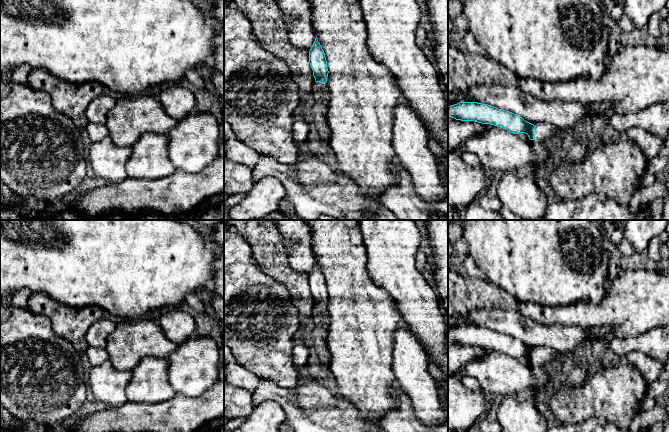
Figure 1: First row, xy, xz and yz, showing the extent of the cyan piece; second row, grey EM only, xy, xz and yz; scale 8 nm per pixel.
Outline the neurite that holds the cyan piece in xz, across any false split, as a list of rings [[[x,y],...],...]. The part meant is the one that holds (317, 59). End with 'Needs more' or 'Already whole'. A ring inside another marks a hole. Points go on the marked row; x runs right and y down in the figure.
[[[317,37],[309,51],[309,63],[313,70],[315,83],[312,87],[312,94],[316,99],[320,99],[325,93],[330,95],[327,86],[328,68],[325,53],[318,42]]]. Needs more

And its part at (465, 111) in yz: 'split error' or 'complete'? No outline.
split error

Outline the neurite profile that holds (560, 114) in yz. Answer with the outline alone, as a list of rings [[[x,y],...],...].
[[[479,85],[470,88],[466,94],[466,102],[477,102],[491,105],[498,109],[512,112],[529,123],[543,122],[556,128],[570,128],[585,122],[587,119],[593,120],[596,124],[606,121],[603,117],[609,105],[600,102],[592,105],[584,105],[577,102],[552,101],[545,102],[532,95],[526,94],[518,89],[517,86],[504,85]]]

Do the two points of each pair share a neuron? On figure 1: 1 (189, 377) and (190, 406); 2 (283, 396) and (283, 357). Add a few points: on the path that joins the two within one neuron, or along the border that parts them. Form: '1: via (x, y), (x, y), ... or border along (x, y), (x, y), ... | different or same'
1: border along (211, 386), (199, 396), (175, 394) | different
2: border along (262, 377), (289, 390), (293, 390), (305, 380) | different

